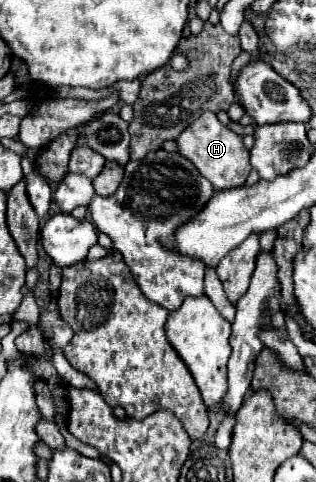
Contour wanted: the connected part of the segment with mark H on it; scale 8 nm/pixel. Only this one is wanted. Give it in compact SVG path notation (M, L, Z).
M204 112L198 120L194 120L180 136L178 136L178 148L180 154L192 160L192 164L206 176L214 190L228 190L242 186L250 174L250 162L248 162L248 148L244 146L244 138L232 132L228 126L224 126L214 112Z

